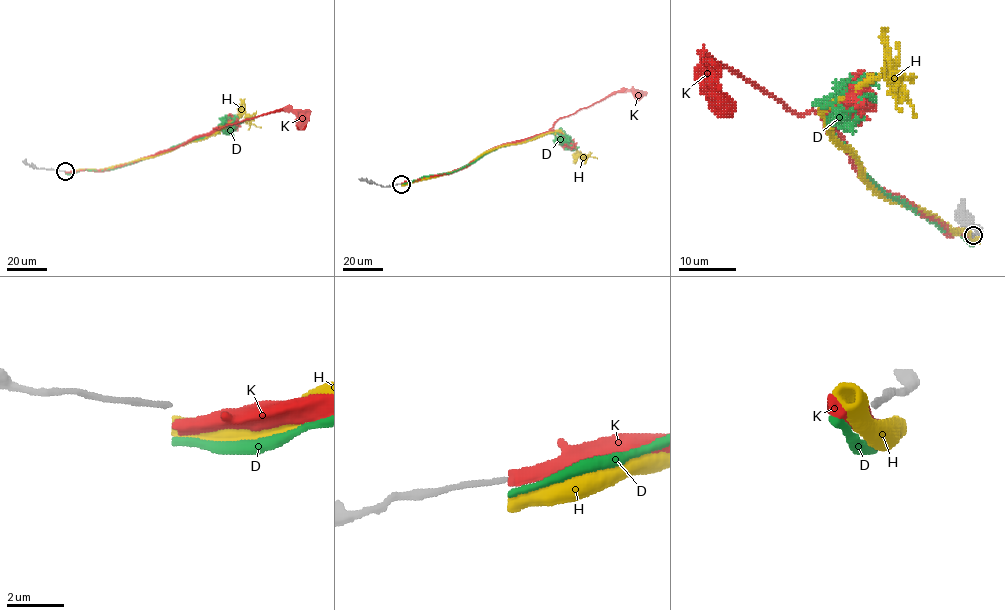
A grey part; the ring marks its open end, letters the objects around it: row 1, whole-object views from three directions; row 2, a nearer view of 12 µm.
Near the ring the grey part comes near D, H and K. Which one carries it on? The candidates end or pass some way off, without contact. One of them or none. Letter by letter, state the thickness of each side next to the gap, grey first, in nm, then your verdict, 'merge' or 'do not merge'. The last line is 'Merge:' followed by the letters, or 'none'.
D: 180/260 nm | do not merge
H: 180/550 nm | do not merge
K: 180/480 nm | do not merge
Merge: none

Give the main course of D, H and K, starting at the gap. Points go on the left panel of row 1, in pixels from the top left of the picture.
D: (65, 173), (113, 169), (197, 140), (225, 121), (243, 122)
H: (65, 172), (101, 170), (151, 157), (212, 135), (243, 114), (260, 127)
K: (65, 172), (102, 170), (127, 165), (177, 148), (207, 135), (213, 129), (281, 109), (292, 111), (301, 125)

